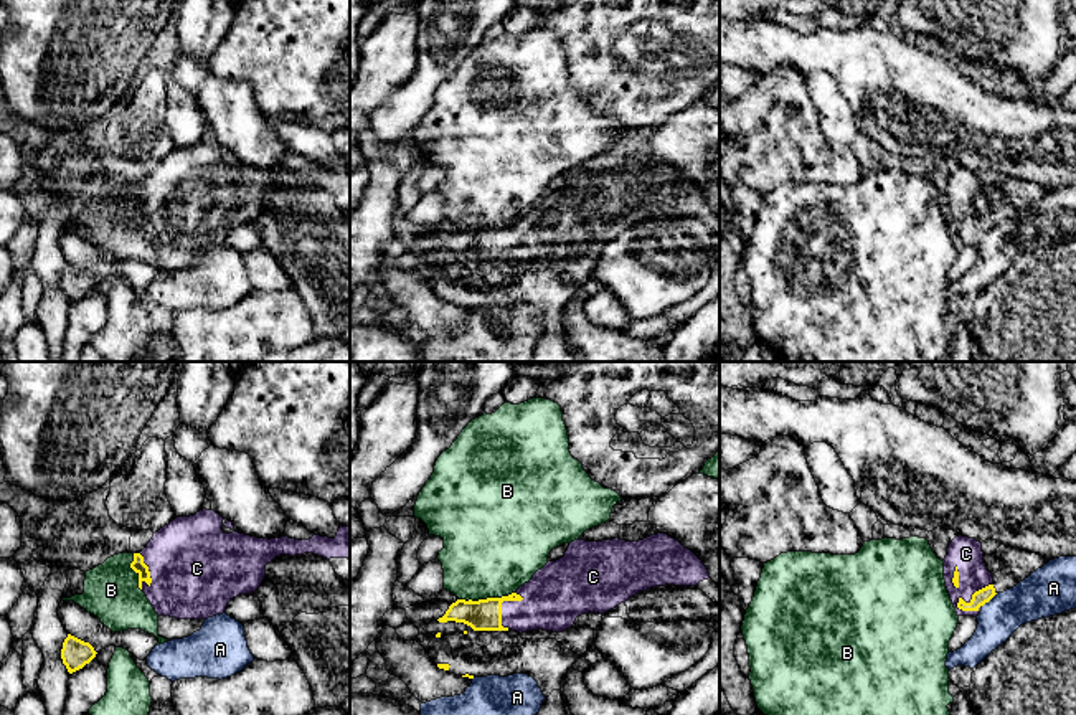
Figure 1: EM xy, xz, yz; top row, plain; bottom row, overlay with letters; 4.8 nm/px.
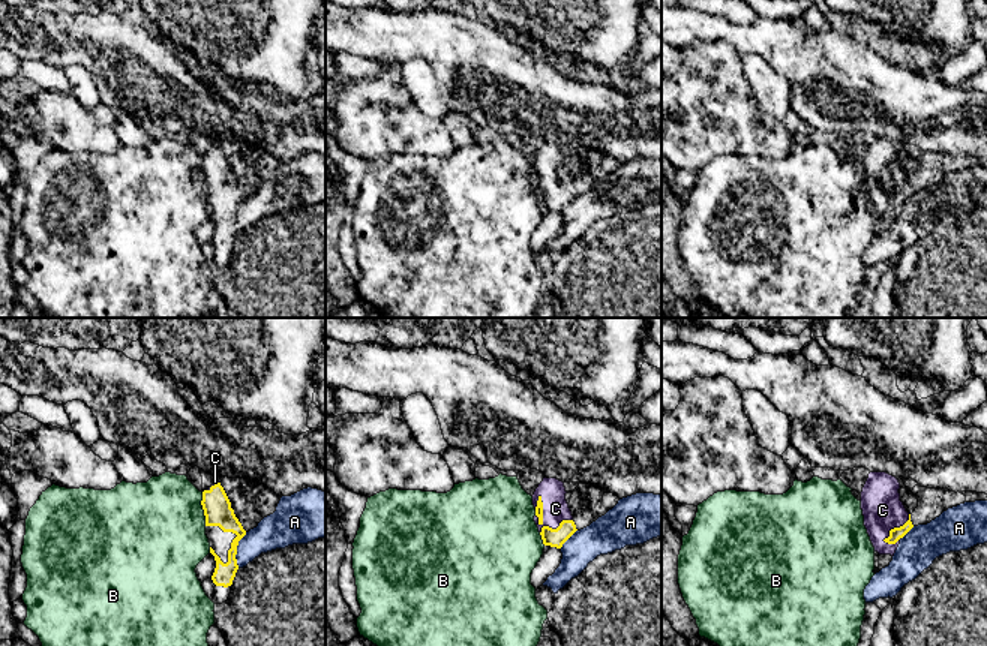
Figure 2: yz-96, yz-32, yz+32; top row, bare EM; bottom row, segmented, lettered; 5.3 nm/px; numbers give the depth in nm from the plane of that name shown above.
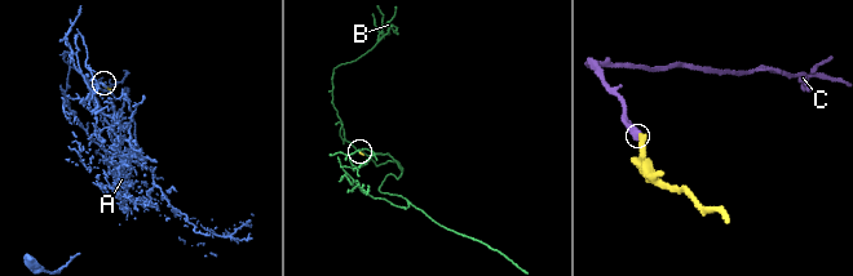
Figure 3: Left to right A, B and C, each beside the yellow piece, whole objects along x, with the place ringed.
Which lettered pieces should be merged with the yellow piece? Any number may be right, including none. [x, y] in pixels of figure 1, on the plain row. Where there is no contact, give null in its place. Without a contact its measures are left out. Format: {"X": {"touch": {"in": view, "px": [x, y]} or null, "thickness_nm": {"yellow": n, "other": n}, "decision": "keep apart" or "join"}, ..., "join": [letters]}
{"A": {"touch": {"in": "yz", "px": [989, 230]}, "thickness_nm": {"yellow": 80, "other": 220}, "decision": "keep apart"}, "B": {"touch": {"in": "xz", "px": [487, 228]}, "thickness_nm": {"yellow": 160, "other": 480}, "decision": "keep apart"}, "C": {"touch": {"in": "yz", "px": [972, 227]}, "thickness_nm": {"yellow": 80, "other": 160}, "decision": "join"}, "join": ["C"]}

